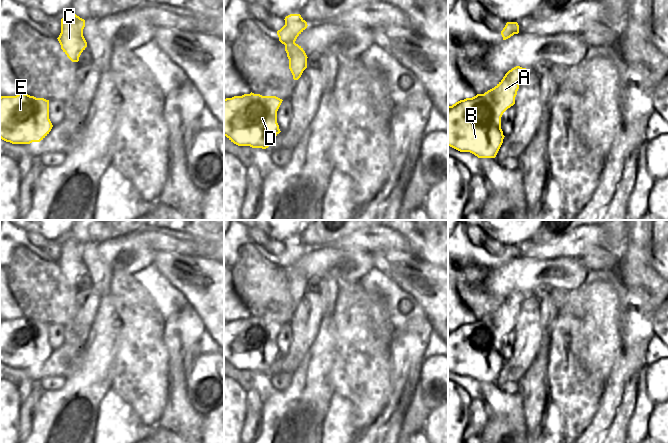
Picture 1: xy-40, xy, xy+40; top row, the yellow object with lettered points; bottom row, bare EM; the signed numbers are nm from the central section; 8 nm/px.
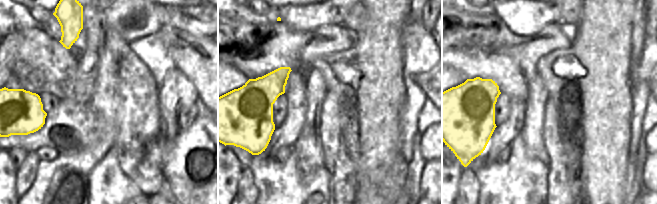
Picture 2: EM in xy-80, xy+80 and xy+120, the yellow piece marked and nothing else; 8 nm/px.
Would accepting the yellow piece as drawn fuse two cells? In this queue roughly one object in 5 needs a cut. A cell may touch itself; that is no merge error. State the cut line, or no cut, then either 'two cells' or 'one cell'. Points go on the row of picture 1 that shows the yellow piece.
cut none; one cell

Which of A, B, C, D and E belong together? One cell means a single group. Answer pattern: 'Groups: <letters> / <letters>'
Groups: A B C D E

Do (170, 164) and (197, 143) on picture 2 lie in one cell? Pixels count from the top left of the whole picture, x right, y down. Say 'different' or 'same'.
same

